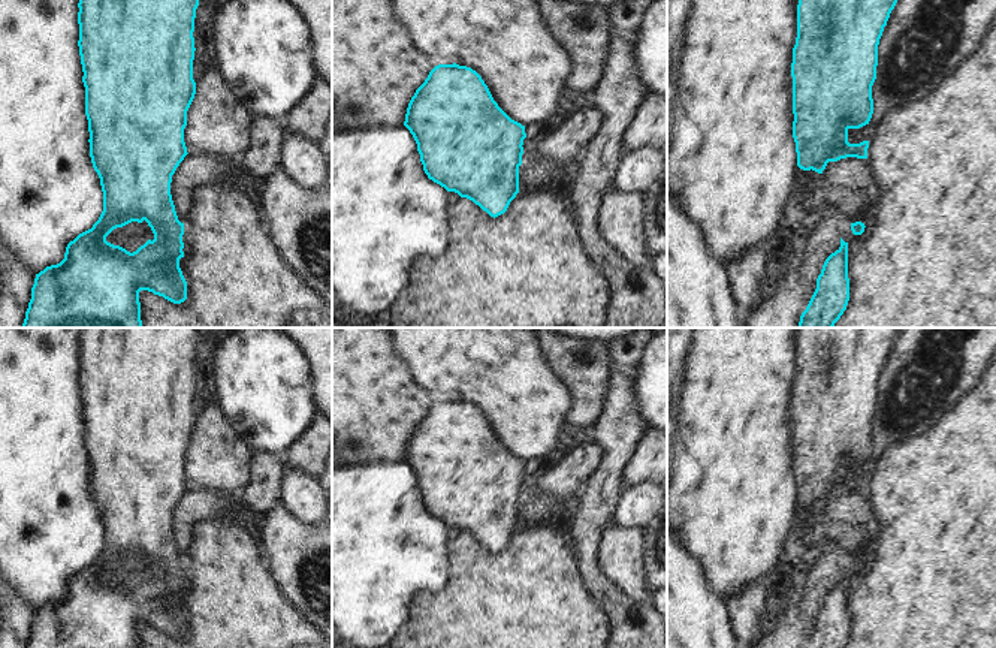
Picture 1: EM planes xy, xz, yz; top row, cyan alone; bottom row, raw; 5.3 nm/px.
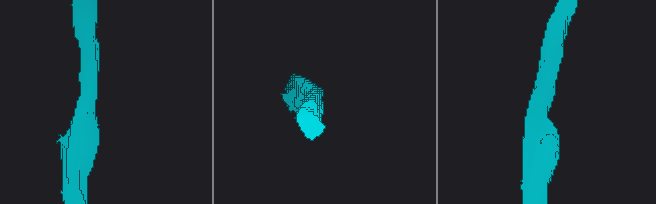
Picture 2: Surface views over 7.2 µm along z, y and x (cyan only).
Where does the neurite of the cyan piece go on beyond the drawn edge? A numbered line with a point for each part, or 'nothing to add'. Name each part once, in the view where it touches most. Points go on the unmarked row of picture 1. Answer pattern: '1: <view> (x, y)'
nothing to add

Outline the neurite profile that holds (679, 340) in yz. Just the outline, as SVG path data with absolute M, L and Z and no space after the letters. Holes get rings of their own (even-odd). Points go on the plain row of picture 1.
M667 328L667 488L673 477L673 440L680 425L682 394L697 328Z

